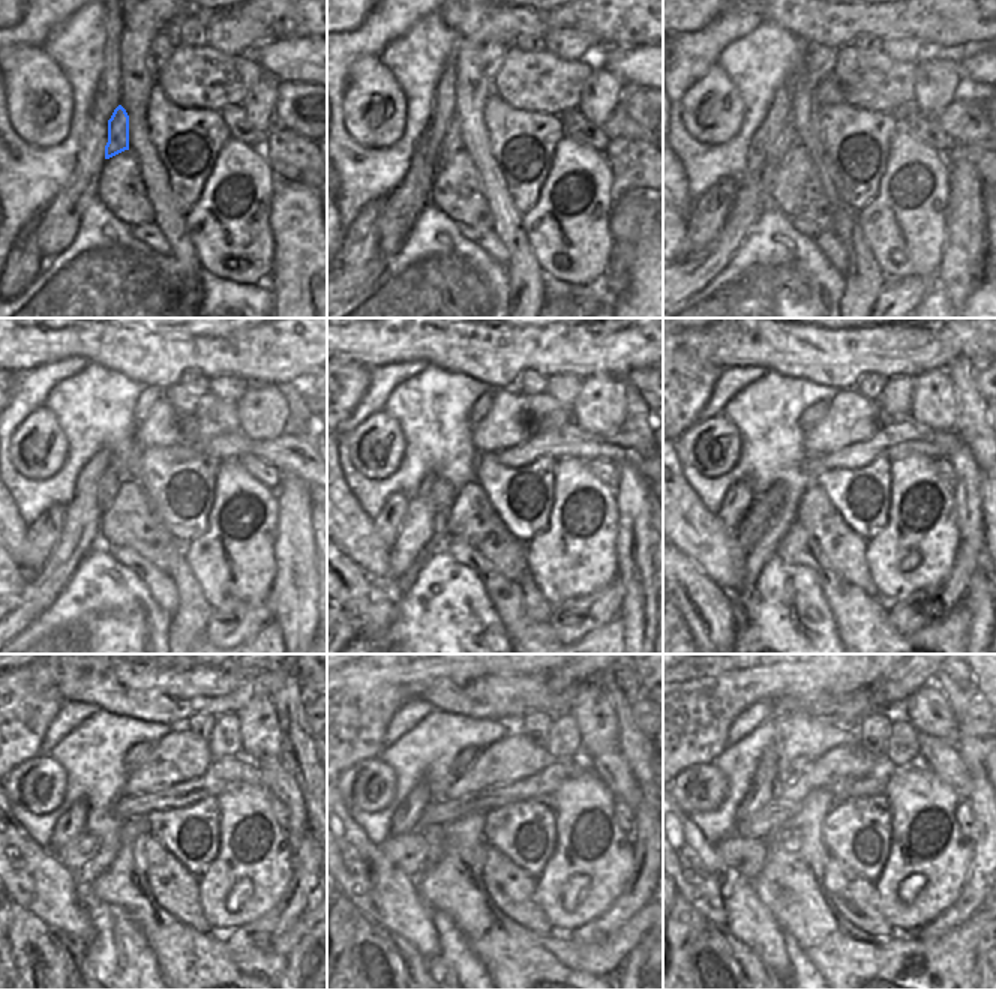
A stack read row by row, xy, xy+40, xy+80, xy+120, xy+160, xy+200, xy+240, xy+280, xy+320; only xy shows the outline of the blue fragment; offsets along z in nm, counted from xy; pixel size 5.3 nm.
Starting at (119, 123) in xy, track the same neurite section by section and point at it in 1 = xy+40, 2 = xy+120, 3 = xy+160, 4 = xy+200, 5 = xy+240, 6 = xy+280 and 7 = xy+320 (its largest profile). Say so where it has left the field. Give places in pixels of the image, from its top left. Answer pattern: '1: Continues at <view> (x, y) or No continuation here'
1: Continues at xy+40 (452, 143)
2: Continues at xy+120 (111, 480)
3: Continues at xy+160 (441, 495)
4: Continues at xy+200 (773, 498)
5: Continues at xy+240 (74, 855)
6: Continues at xy+280 (408, 852)
7: Continues at xy+320 (746, 855)

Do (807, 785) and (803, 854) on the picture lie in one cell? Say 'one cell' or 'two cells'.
two cells

